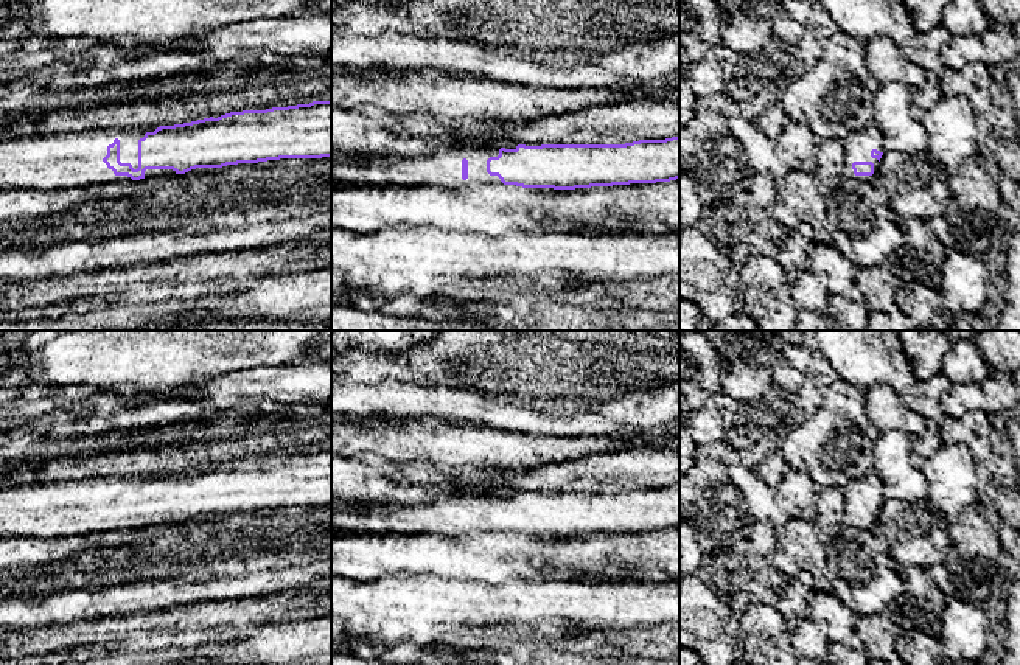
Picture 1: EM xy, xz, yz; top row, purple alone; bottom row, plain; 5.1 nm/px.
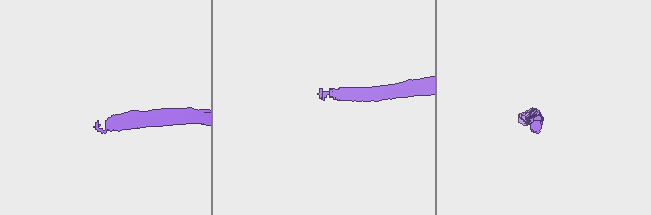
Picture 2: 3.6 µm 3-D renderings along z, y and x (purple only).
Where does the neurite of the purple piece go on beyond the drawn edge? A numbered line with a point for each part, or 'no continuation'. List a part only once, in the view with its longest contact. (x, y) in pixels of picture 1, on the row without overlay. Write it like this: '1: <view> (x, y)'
1: xy (59, 508)

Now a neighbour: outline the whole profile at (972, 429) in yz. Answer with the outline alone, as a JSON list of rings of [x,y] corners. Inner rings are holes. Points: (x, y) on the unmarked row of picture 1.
[[[973,409],[961,418],[947,416],[939,427],[942,444],[964,444],[975,461],[984,461],[997,483],[1017,480],[1015,452],[998,420]]]

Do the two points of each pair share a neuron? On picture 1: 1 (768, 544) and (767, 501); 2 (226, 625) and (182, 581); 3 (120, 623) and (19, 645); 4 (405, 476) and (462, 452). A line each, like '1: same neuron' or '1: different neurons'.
1: different neurons
2: different neurons
3: same neuron
4: different neurons

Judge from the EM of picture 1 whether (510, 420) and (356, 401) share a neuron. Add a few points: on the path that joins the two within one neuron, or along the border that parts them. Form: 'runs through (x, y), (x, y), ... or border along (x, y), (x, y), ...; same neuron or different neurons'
runs through (471, 407), (451, 403), (395, 401); same neuron

